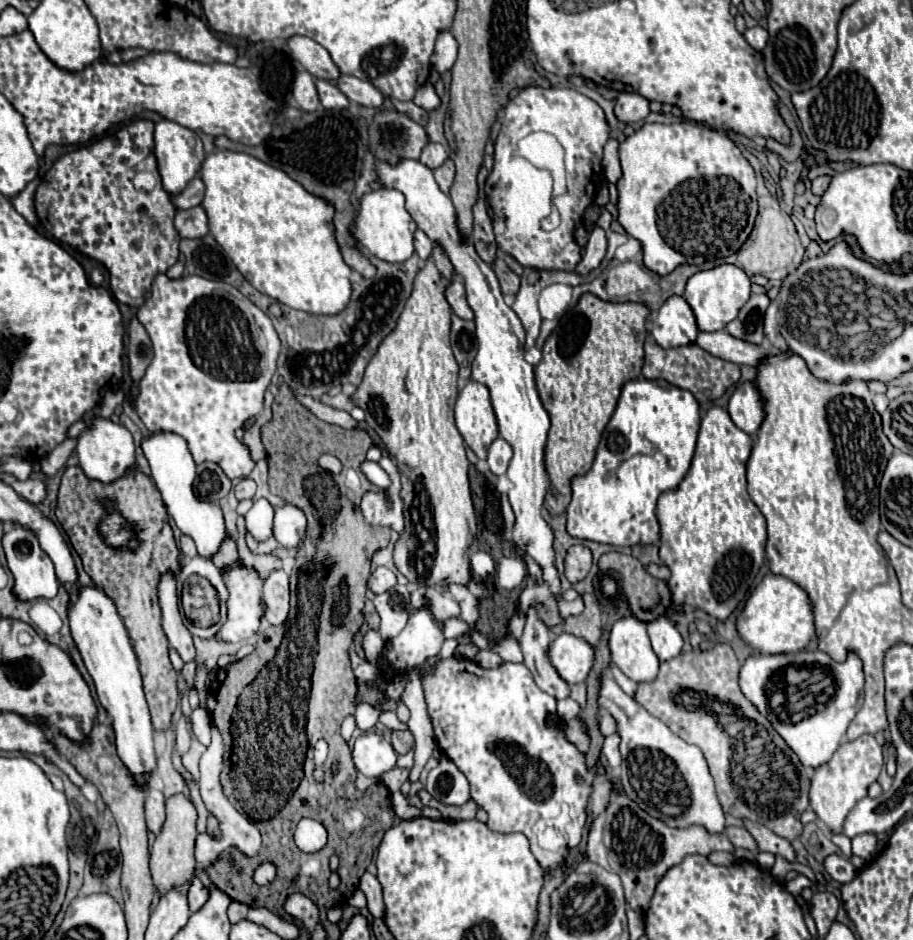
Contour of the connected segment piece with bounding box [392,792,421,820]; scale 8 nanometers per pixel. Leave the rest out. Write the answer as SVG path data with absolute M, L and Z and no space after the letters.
M399 792L392 794L392 805L395 814L399 816L401 820L421 816L421 810L419 810L419 808L413 808L413 806L407 802L407 798L403 798Z

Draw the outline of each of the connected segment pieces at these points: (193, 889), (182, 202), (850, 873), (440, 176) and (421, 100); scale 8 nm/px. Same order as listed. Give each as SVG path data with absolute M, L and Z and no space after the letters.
M197 876L191 878L191 884L189 884L189 892L187 892L187 900L189 900L189 910L195 912L199 910L209 898L209 890L201 884L201 880Z
M195 176L181 194L171 198L171 202L175 204L175 208L181 208L181 210L185 208L187 210L187 208L193 208L193 206L201 204L203 194L205 194L205 184L203 184L201 176Z
M829 854L829 856L823 860L823 866L825 866L827 874L829 874L833 880L841 882L841 884L851 882L851 880L857 876L855 866L853 866L847 858L843 858L843 856L839 856L839 854Z
M447 158L443 166L439 166L439 168L433 170L433 174L435 174L435 180L437 180L439 188L441 188L445 194L449 194L449 188L451 188L451 184L453 184L453 176L455 176L453 160Z
M431 82L423 84L423 86L417 90L413 102L415 102L417 106L421 106L423 110L427 110L427 112L433 112L433 110L437 110L437 108L441 106L441 98L435 94L435 88L433 88Z

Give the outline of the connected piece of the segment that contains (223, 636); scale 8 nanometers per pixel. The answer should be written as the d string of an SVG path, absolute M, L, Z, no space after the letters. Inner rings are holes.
M237 560L231 568L221 570L221 576L223 576L223 582L225 582L227 590L229 590L227 620L223 622L219 632L215 634L215 640L219 640L219 642L241 642L241 640L247 640L253 634L257 634L261 616L265 614L265 602L263 602L263 594L261 594L263 580L259 578L259 574L253 568L243 566L241 560Z

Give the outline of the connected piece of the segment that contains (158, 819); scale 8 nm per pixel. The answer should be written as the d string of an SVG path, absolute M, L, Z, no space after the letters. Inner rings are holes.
M149 790L147 800L145 800L145 818L147 818L147 828L153 834L159 834L163 822L165 822L165 796L161 790Z

